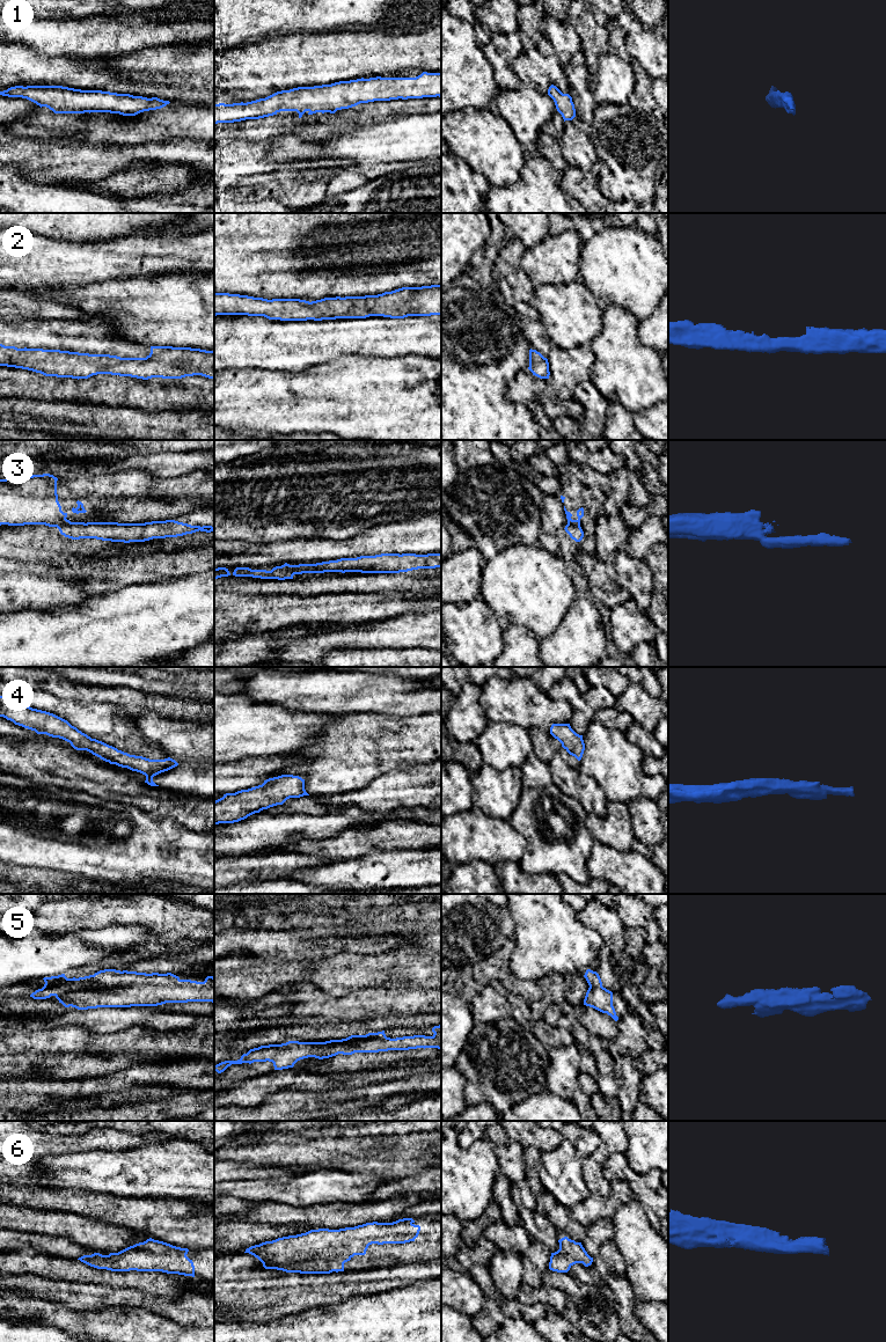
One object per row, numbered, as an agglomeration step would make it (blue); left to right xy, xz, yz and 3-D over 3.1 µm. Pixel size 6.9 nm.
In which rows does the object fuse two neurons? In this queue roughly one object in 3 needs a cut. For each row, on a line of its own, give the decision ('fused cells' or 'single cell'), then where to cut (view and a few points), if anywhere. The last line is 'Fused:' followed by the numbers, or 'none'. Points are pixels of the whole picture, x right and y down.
1: single cell; cut none
2: single cell; cut none
3: fused cells; cut xy (71, 522), (64, 523), (58, 528)
4: single cell; cut none
5: single cell; cut none
6: single cell; cut none
Fused: 3

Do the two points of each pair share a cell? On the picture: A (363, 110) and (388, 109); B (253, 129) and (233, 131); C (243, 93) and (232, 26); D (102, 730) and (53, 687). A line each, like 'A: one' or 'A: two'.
A: one
B: one
C: two
D: two

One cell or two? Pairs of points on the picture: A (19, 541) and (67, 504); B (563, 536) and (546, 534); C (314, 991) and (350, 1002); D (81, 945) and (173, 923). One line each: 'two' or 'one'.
A: two
B: two
C: one
D: two

